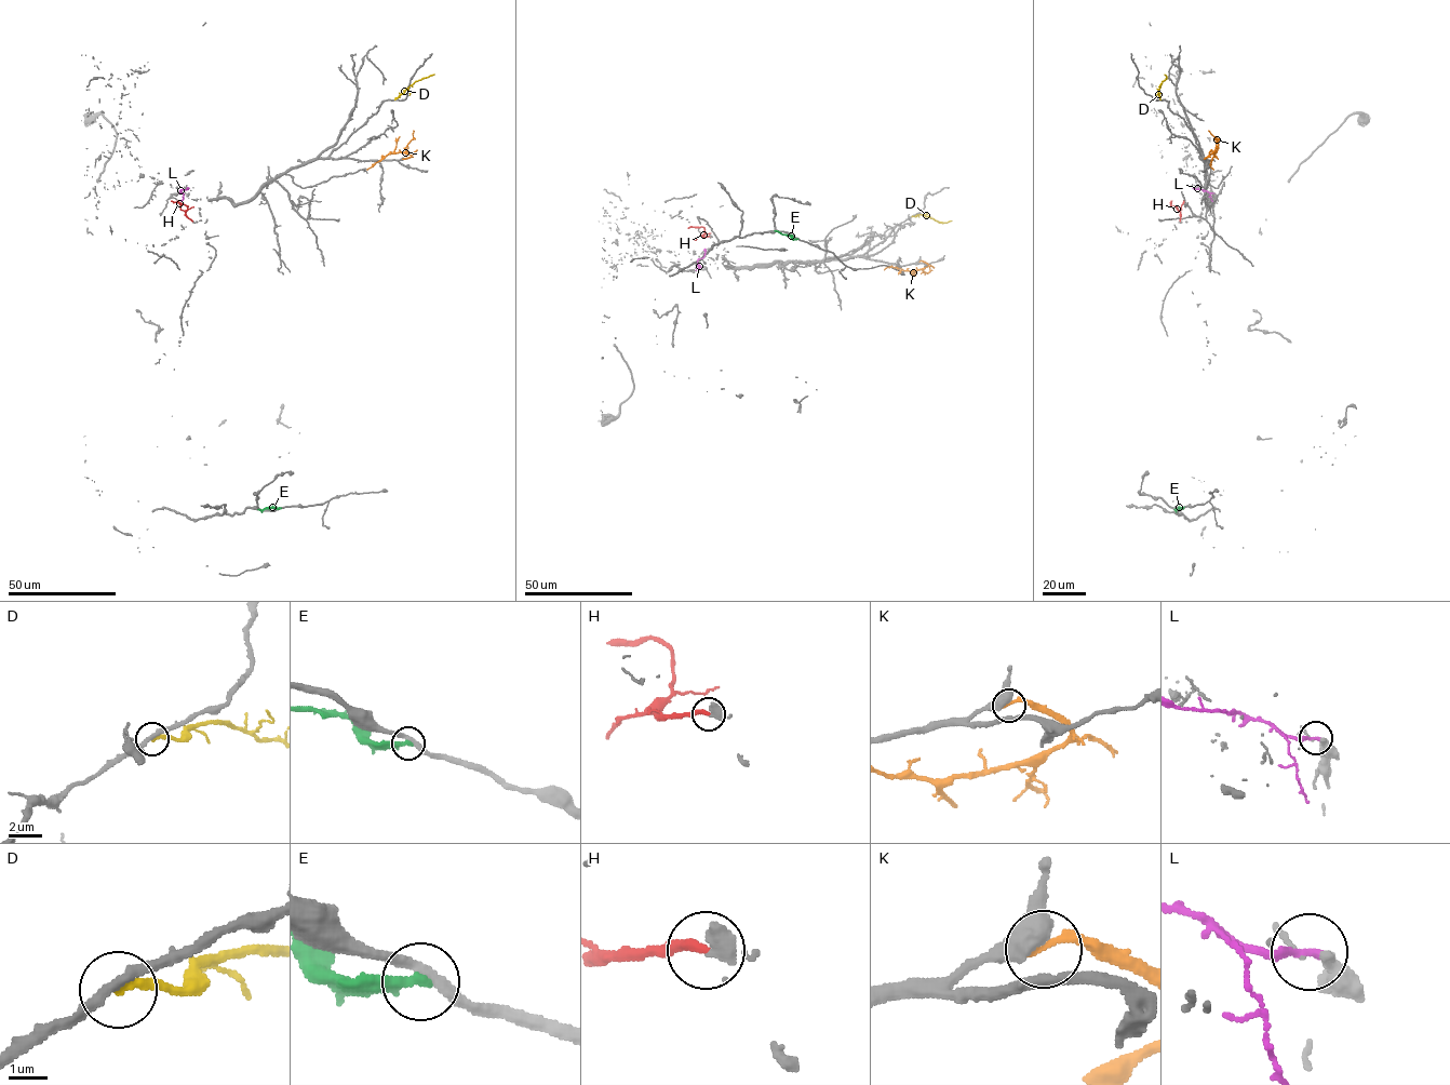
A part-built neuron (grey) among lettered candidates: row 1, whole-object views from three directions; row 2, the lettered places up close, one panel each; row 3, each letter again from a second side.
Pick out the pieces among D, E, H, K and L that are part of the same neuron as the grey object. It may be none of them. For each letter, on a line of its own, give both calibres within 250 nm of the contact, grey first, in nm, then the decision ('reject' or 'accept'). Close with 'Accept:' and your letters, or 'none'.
D: calibres 280 and 240 nm; reject
E: calibres 320 and 340 nm; reject
H: calibres 320 and 280 nm; accept
K: calibres 500 and 240 nm; reject
L: calibres 170 and 240 nm; reject
Accept: H

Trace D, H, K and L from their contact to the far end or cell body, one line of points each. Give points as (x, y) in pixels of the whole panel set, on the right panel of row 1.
D: (1160, 99), (1158, 90), (1166, 78), (1164, 74)
H: (1180, 220), (1180, 212), (1171, 205), (1171, 200)
K: (1205, 159), (1214, 152), (1210, 164), (1213, 170)
L: (1213, 192), (1192, 187)

